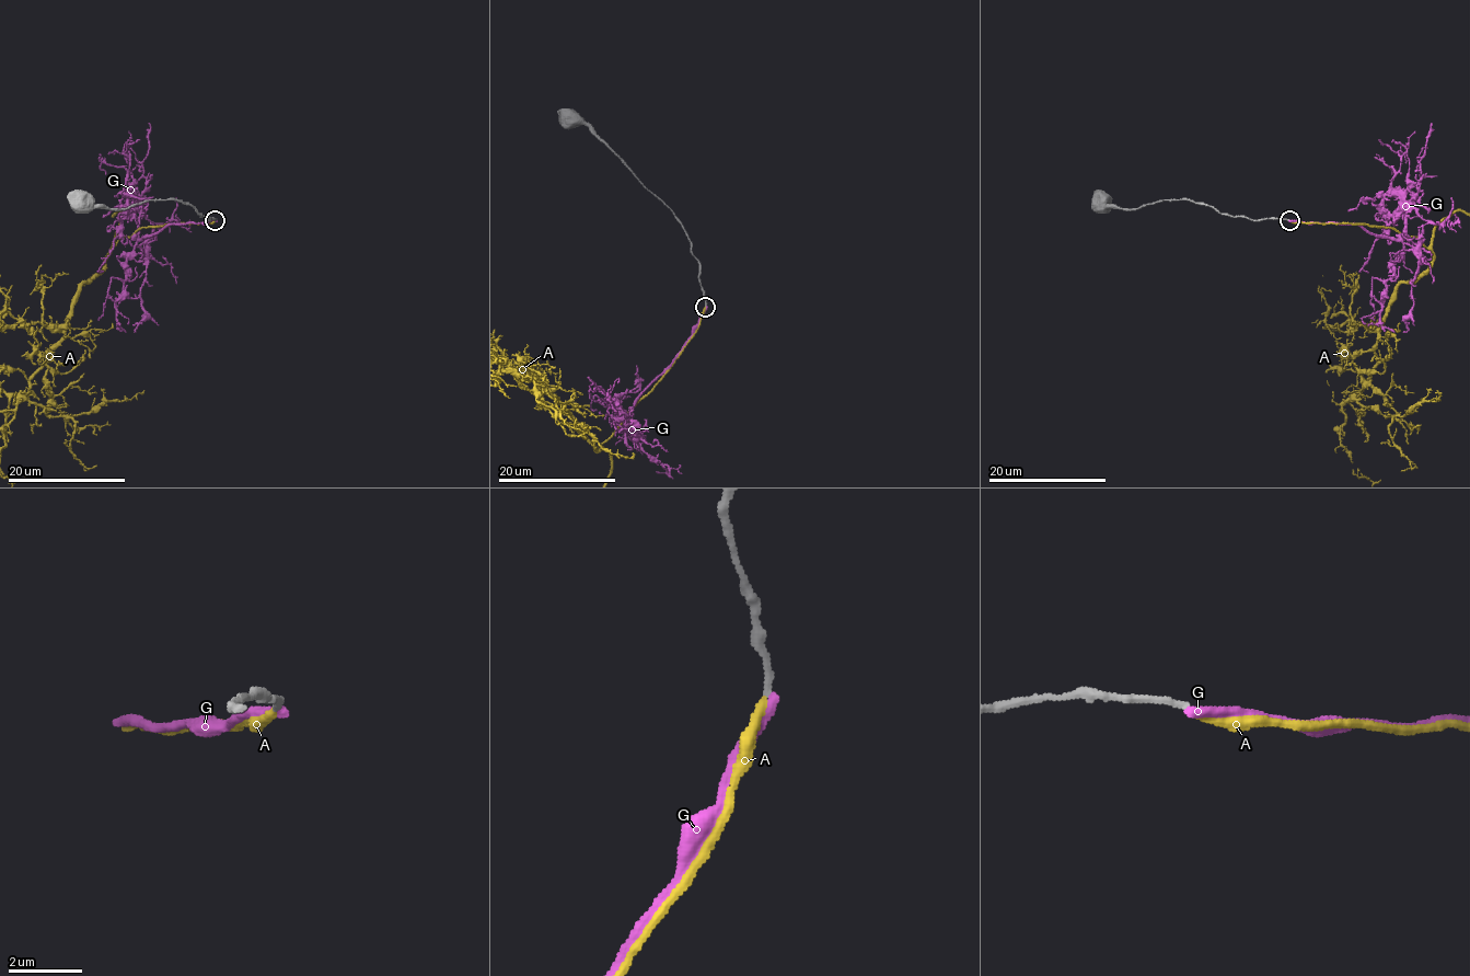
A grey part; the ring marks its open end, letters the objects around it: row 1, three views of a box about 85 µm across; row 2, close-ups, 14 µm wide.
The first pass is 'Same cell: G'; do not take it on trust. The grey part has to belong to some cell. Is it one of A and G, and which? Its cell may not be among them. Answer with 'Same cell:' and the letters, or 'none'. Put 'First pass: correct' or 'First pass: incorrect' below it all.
Same cell: A
First pass: incorrect

